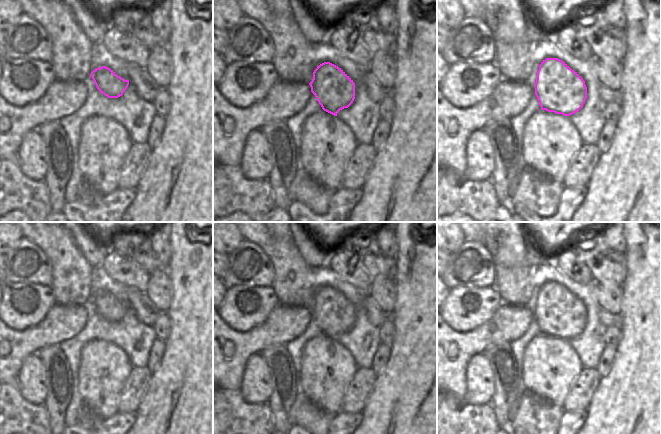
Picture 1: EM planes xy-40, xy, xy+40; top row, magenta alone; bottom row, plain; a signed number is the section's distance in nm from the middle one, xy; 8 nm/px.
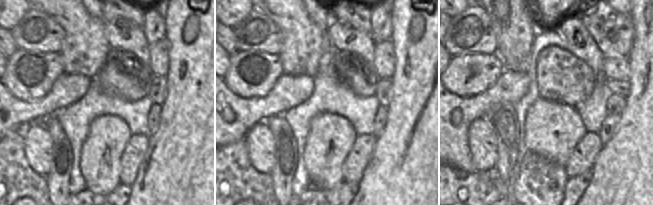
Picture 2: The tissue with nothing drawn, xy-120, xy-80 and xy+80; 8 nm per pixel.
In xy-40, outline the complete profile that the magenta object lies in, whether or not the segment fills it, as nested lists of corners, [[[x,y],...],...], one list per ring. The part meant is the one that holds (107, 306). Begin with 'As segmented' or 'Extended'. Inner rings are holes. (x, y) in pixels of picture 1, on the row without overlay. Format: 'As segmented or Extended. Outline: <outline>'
As segmented. Outline: [[[106,290],[96,292],[90,299],[97,313],[108,322],[122,320],[129,309],[129,304],[124,304]]]

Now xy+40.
As segmented. Outline: [[[546,282],[539,289],[535,319],[541,334],[570,340],[578,336],[587,323],[583,302],[558,282]]]

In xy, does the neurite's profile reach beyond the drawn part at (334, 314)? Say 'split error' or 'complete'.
complete

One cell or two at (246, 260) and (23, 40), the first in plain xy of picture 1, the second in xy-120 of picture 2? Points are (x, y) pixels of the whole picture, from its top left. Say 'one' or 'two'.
one

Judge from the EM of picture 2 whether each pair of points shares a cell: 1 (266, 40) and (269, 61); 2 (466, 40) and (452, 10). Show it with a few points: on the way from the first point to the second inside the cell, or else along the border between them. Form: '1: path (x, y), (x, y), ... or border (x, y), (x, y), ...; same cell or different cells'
1: border (245, 49), (257, 49), (278, 54); different cells
2: border (463, 10), (451, 18); different cells

